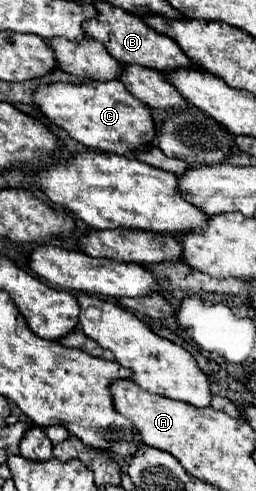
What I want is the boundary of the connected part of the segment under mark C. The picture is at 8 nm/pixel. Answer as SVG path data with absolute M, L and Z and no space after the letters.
M119 80L41 84L35 88L33 104L51 124L63 128L73 140L101 152L127 154L141 144L151 144L155 138L155 122L151 118L151 110L133 98Z

